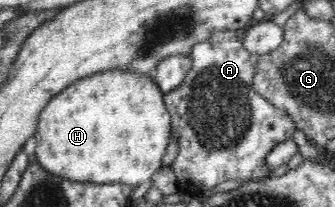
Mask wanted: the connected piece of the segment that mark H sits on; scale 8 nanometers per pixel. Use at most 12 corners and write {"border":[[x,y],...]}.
{"border":[[153,75],[73,82],[45,105],[38,163],[137,187],[172,118]]}

